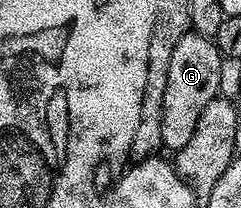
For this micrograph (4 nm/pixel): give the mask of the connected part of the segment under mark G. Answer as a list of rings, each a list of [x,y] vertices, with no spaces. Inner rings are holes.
[[[188,34],[180,37],[176,49],[172,49],[172,62],[168,64],[168,85],[164,89],[164,105],[160,117],[162,146],[170,153],[177,153],[192,141],[192,132],[200,113],[204,113],[208,101],[219,98],[220,65],[224,56],[218,51],[215,40],[208,35]]]

